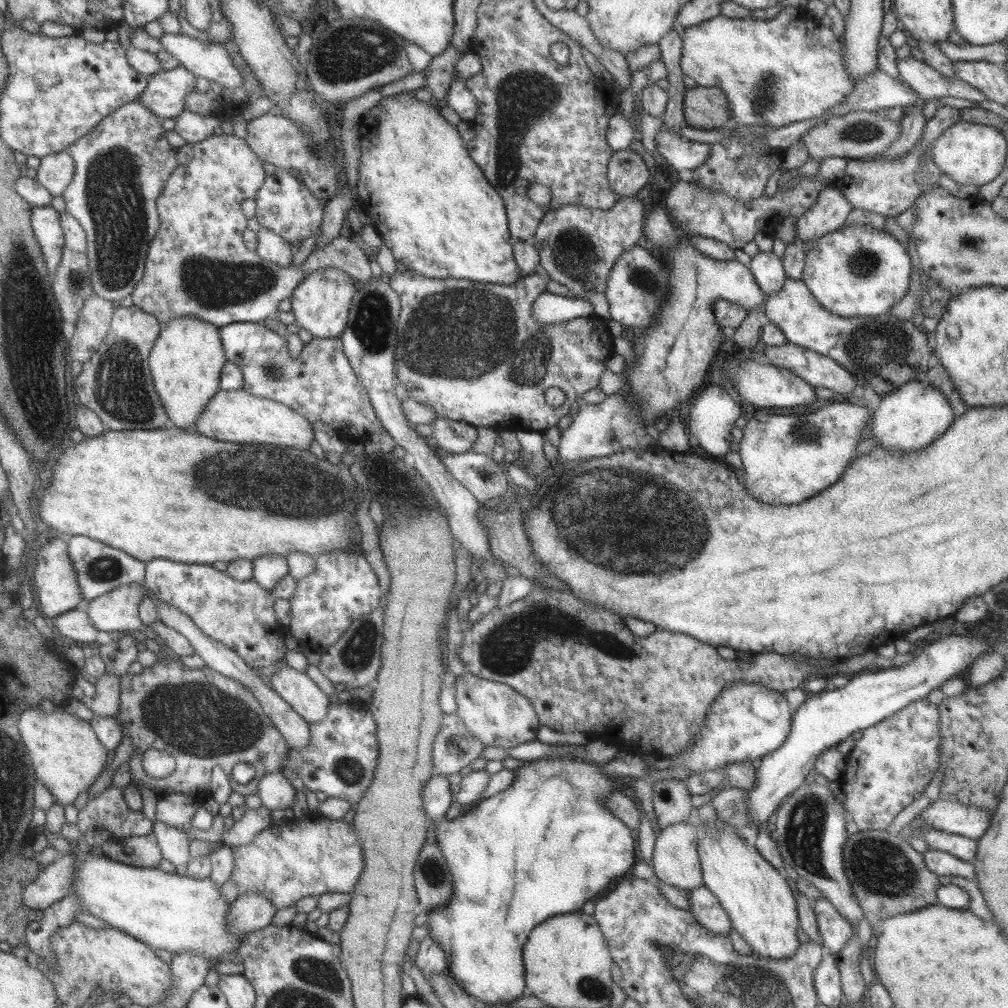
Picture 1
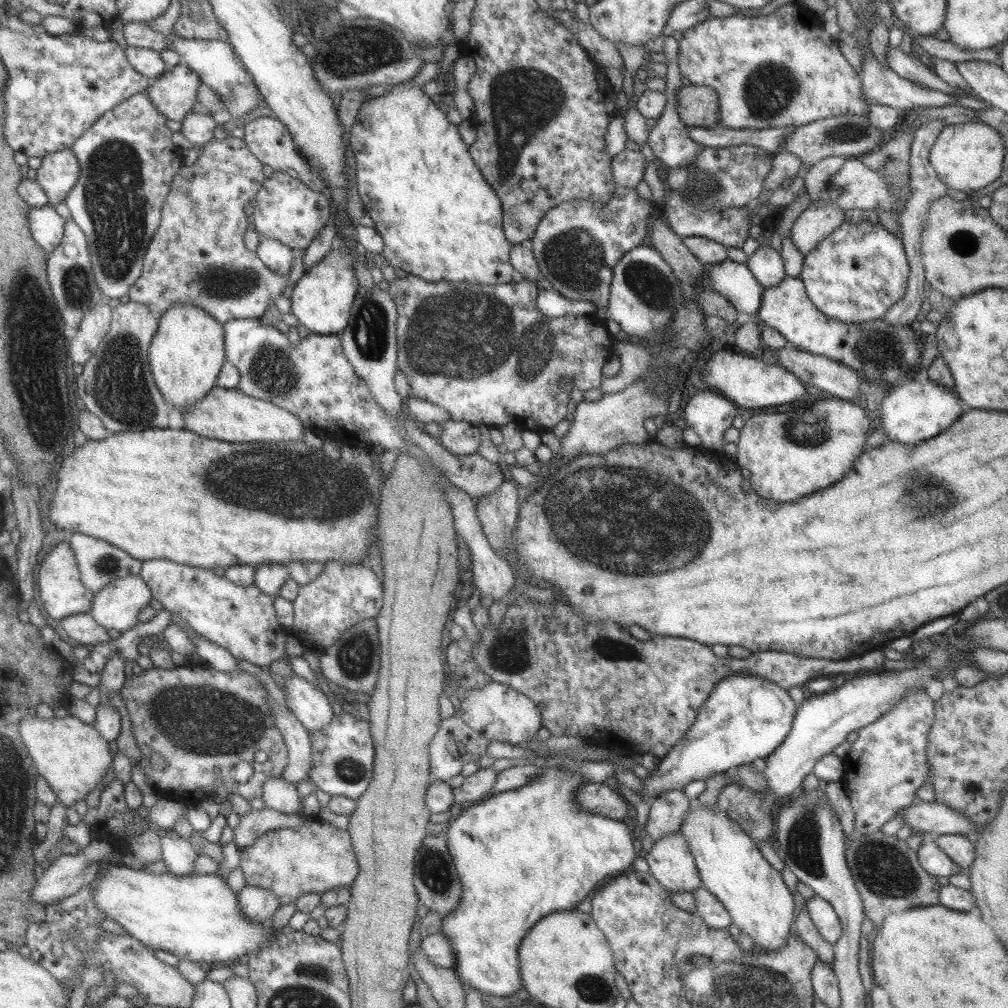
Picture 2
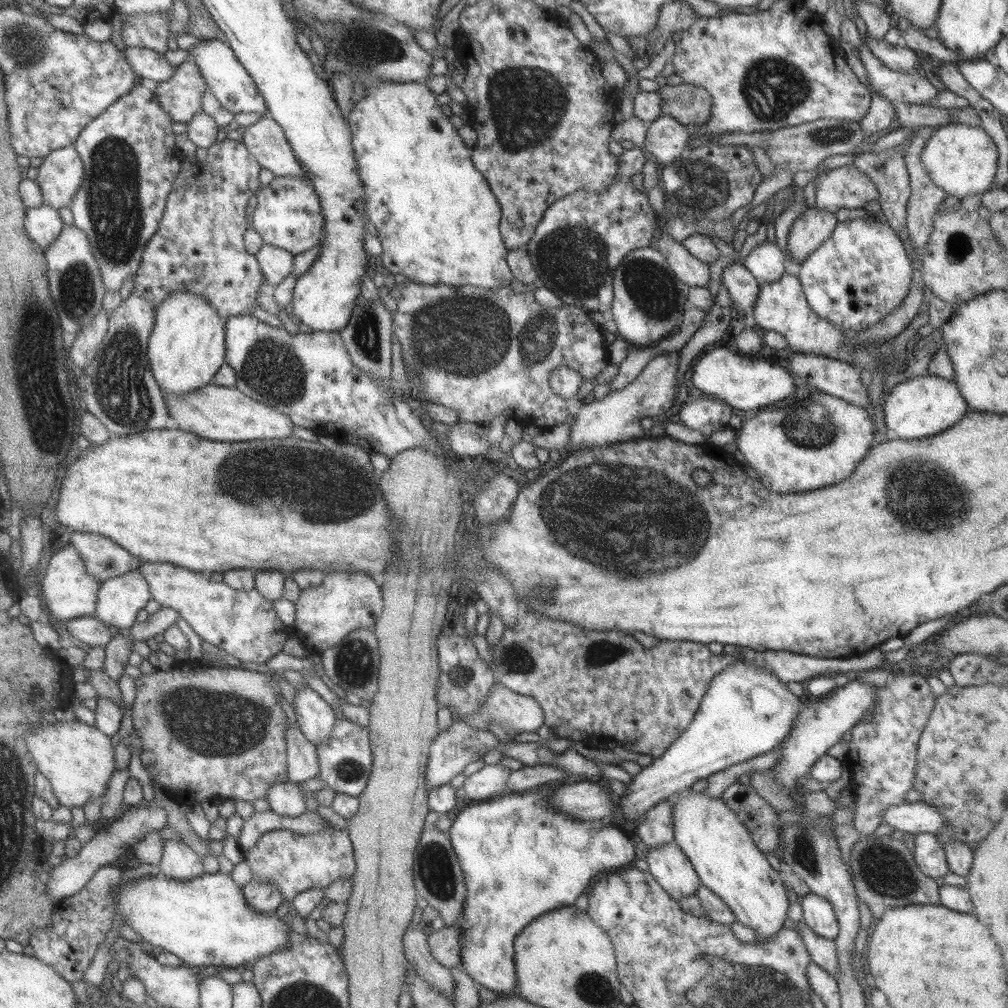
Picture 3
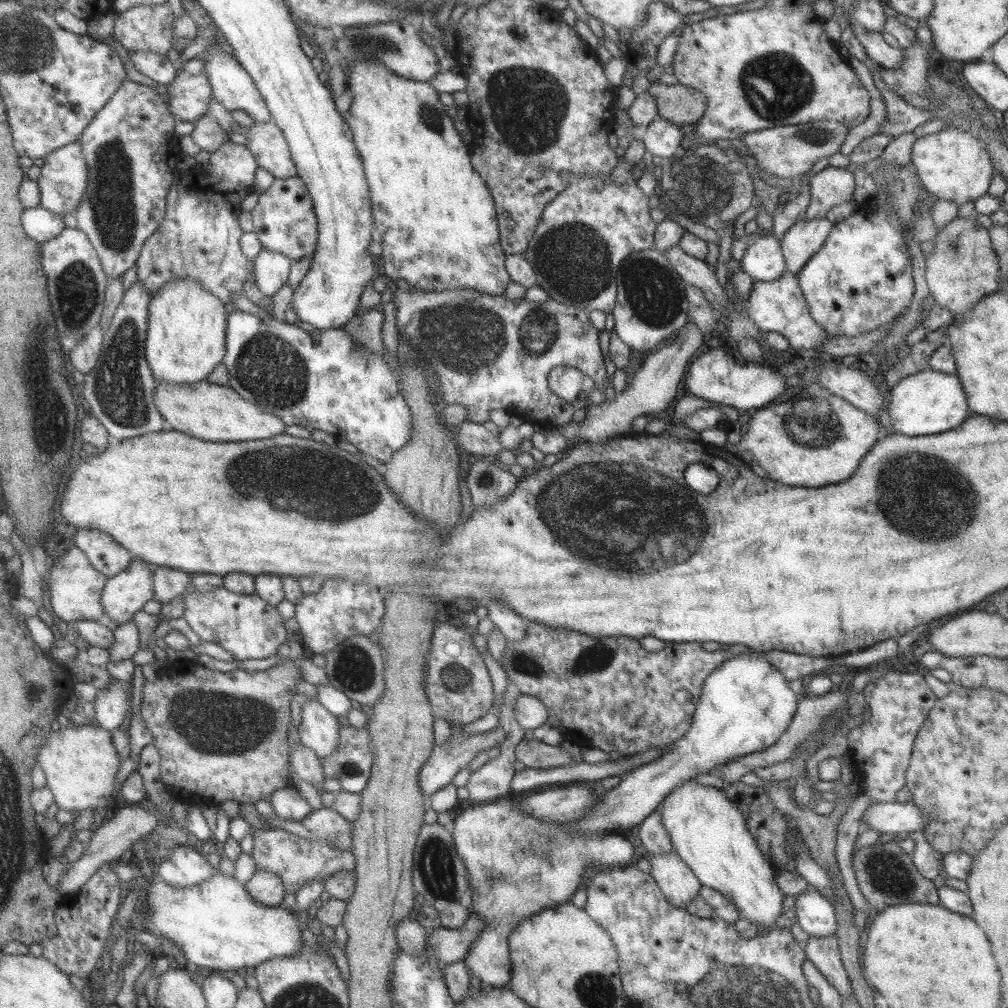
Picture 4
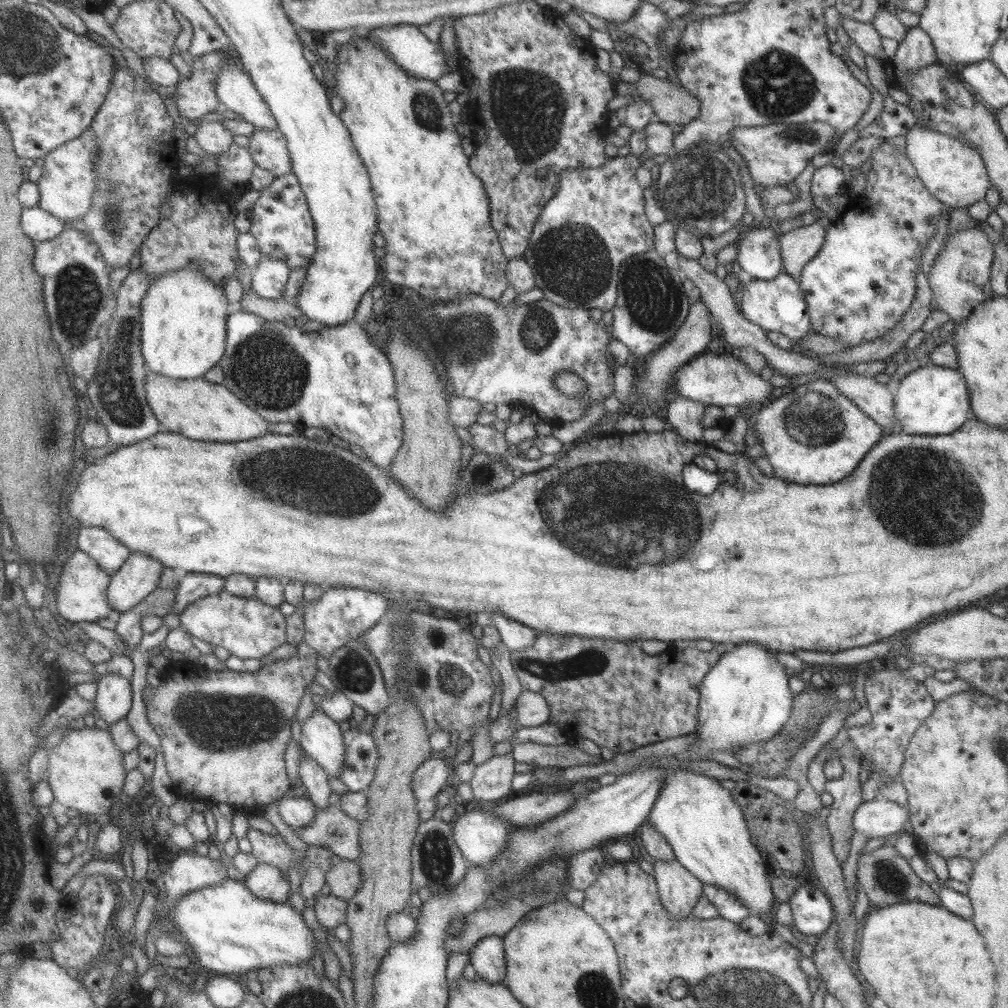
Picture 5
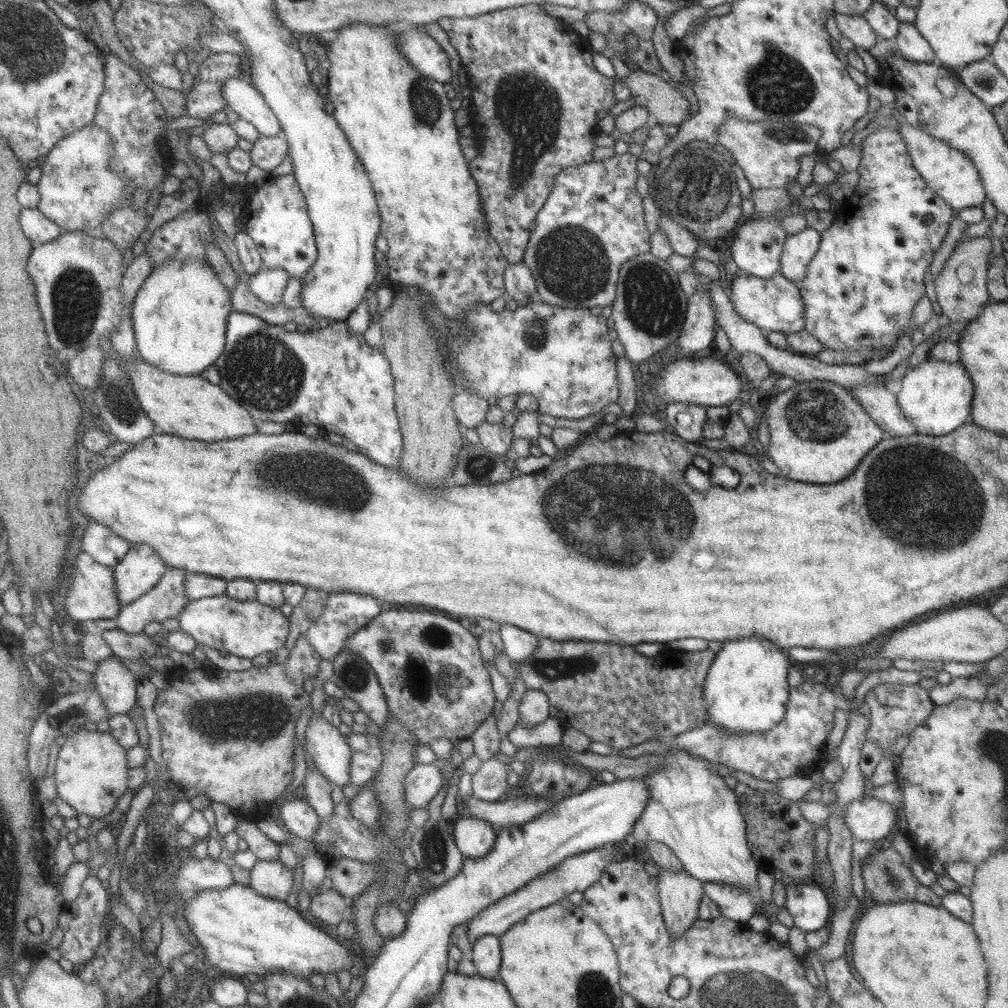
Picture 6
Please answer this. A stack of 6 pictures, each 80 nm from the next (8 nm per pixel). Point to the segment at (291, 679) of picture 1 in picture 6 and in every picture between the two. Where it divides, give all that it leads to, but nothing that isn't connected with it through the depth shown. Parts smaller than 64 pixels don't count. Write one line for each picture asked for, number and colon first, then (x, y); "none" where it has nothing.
2: (308, 704)
3: (314, 718)
4: (318, 730)
5: (321, 738)
6: (327, 748)

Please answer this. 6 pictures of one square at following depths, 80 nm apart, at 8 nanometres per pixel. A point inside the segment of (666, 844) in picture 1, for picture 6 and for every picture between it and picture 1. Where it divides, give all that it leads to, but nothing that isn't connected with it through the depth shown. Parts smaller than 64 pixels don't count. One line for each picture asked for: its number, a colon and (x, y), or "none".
2: (669, 861)
3: (667, 864)
4: (678, 884)
5: (678, 890)
6: (679, 894)

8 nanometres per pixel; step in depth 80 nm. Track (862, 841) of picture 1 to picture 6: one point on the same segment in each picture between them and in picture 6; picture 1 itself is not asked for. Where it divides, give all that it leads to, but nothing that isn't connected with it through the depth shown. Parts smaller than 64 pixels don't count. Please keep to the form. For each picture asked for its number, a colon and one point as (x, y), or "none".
2: (886, 873)
3: (885, 875)
4: (886, 876)
5: (885, 876)
6: (886, 879)

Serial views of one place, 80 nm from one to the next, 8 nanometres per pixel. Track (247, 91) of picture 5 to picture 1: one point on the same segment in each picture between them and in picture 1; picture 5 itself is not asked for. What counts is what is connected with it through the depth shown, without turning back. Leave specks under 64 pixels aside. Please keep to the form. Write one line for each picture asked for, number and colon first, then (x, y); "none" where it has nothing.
1: (211, 61)
2: (216, 65)
3: (225, 78)
4: (231, 86)

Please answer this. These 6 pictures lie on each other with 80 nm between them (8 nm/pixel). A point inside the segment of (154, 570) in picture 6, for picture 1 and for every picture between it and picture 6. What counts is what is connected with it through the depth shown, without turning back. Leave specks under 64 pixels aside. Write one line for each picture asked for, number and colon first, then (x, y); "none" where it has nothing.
1: (117, 610)
2: (115, 606)
3: (119, 599)
4: (125, 593)
5: (138, 576)

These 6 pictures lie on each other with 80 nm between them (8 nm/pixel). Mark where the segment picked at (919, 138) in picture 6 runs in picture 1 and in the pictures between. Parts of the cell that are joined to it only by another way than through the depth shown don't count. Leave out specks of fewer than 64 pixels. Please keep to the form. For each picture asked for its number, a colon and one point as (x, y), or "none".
1: (969, 153)
2: (966, 157)
3: (960, 160)
4: (951, 164)
5: (953, 173)

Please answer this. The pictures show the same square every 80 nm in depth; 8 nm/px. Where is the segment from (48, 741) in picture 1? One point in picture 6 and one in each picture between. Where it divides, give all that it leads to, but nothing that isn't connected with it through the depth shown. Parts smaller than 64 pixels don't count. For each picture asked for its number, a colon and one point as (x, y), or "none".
2: (72, 757)
3: (77, 759)
4: (80, 764)
5: (85, 771)
6: (90, 773)

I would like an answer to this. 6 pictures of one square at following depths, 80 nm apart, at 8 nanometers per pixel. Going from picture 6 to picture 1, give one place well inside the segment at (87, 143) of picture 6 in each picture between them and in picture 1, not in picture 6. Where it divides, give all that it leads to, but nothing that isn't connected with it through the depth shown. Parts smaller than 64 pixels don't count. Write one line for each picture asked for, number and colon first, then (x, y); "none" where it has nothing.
1: (55, 171)
2: (58, 172)
3: (60, 174)
4: (62, 181)
5: (67, 181)

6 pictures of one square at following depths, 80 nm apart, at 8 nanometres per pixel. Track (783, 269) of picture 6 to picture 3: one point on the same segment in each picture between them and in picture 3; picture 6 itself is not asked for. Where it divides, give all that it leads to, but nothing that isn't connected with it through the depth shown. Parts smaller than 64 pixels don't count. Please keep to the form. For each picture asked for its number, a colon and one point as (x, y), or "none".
3: (806, 234)
4: (798, 243)
5: (797, 247)

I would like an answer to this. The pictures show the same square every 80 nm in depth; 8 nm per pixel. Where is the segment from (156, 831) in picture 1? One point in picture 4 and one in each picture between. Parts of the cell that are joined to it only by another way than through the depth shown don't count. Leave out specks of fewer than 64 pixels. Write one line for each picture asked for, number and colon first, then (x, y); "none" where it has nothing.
2: (178, 855)
3: (178, 862)
4: (186, 866)

